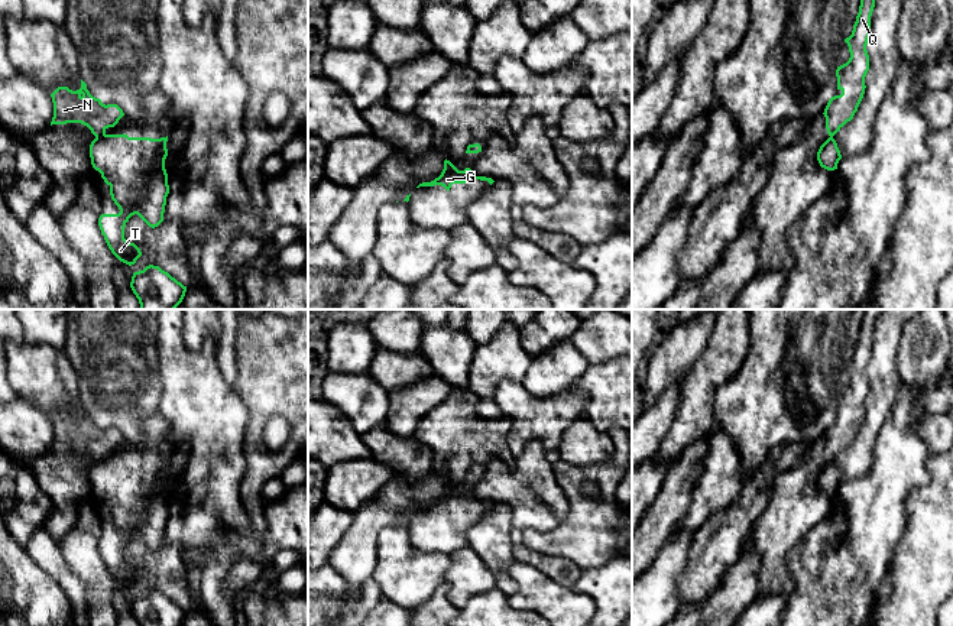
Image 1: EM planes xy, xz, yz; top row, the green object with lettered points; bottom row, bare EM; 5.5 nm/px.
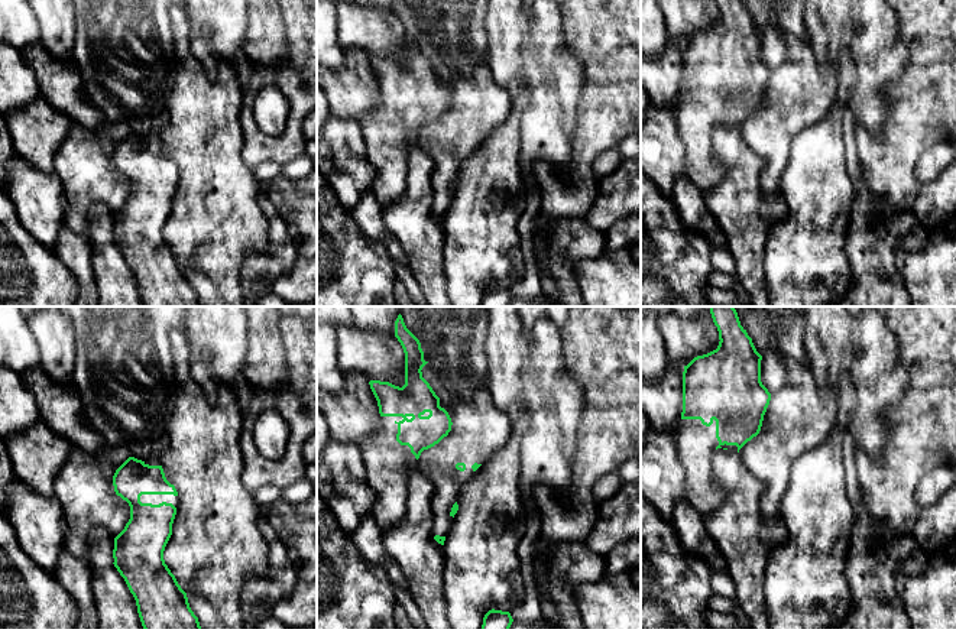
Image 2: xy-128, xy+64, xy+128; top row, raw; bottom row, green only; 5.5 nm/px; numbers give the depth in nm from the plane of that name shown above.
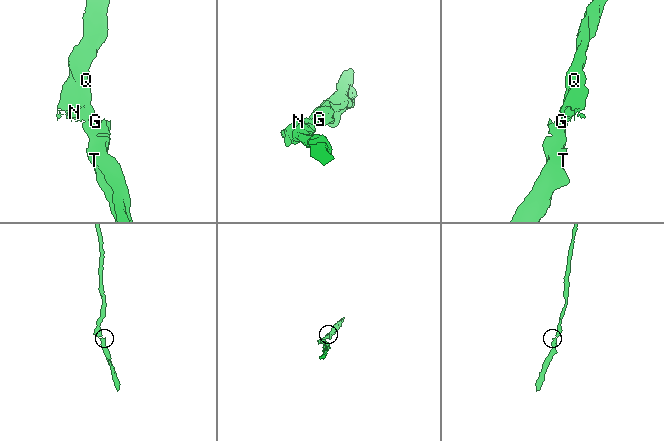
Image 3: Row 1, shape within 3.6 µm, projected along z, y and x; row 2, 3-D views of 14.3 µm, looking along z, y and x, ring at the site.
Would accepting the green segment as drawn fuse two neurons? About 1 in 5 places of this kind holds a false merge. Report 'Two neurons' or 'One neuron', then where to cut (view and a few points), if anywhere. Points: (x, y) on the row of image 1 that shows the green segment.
Two neurons. Split along xy (106, 135), (96, 138)

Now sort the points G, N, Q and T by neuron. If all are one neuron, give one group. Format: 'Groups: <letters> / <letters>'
Groups: G T / N Q

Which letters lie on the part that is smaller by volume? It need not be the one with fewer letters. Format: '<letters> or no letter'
G, T

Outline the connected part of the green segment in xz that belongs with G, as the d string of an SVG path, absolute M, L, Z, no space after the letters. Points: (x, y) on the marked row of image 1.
M445 159L441 175L425 184L427 186L441 185L450 191L453 184L473 184L476 179L487 181L490 185L495 182L492 178L476 176L470 168L458 171L450 160Z

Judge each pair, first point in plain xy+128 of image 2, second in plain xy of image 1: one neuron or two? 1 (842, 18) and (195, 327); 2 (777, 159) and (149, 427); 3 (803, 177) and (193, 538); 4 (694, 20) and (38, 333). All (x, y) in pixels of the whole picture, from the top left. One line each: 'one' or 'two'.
1: two
2: one
3: two
4: two

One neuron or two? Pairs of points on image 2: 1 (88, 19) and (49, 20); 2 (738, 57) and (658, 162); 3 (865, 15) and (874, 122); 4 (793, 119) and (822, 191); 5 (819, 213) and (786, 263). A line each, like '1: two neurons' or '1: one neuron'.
1: two neurons
2: two neurons
3: one neuron
4: two neurons
5: one neuron

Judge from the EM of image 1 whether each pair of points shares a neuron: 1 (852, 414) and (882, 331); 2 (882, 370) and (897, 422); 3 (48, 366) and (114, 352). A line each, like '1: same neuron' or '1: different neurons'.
1: different neurons
2: different neurons
3: different neurons

